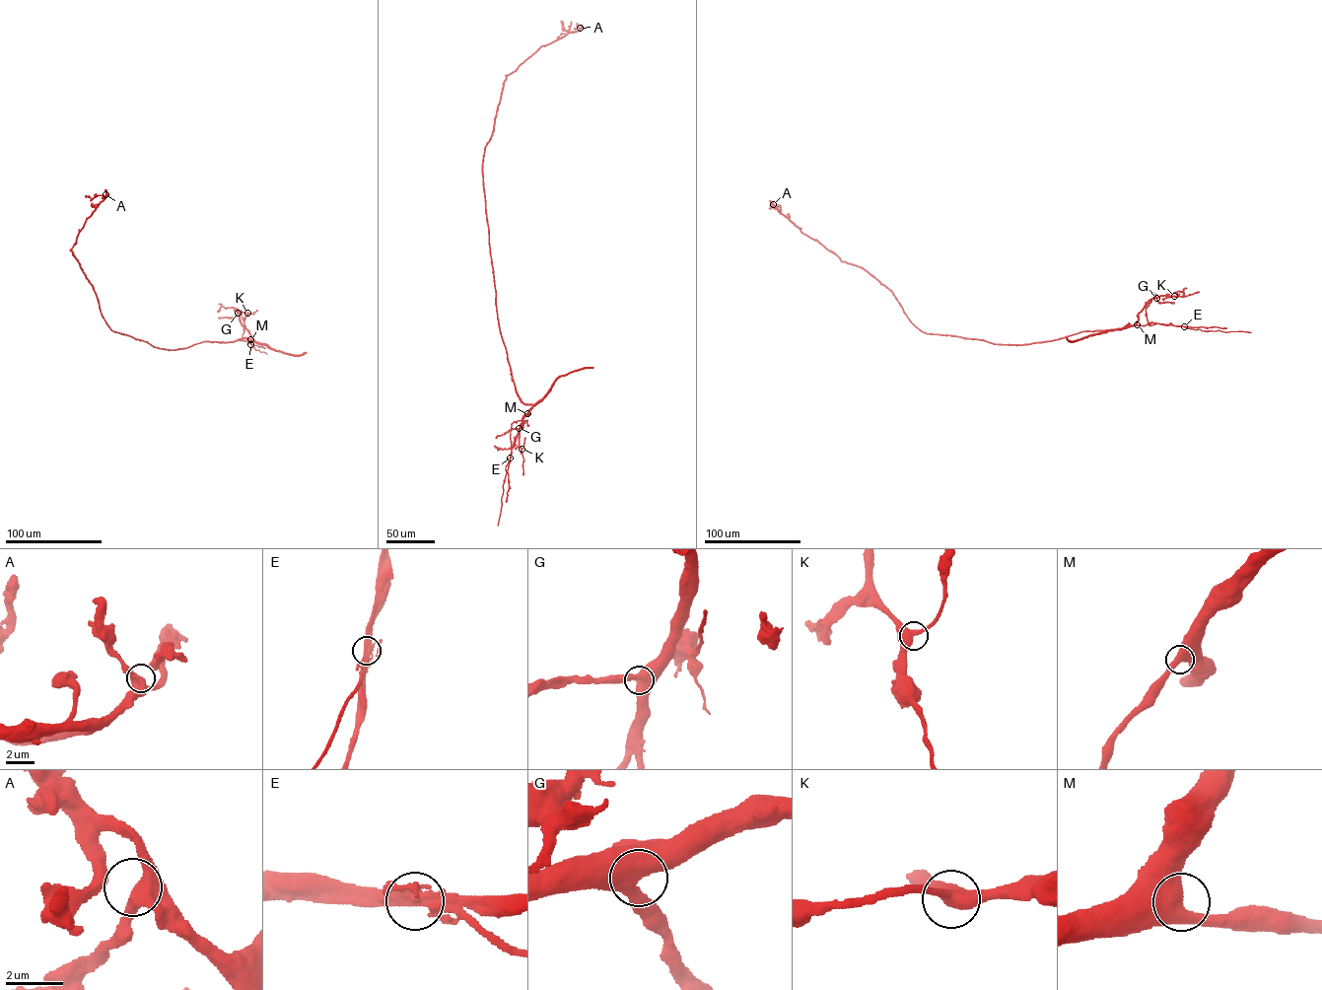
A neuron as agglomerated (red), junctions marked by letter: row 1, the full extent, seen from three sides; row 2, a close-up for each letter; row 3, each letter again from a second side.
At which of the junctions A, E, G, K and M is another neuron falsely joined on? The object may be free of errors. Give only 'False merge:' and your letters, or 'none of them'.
False merge: E

